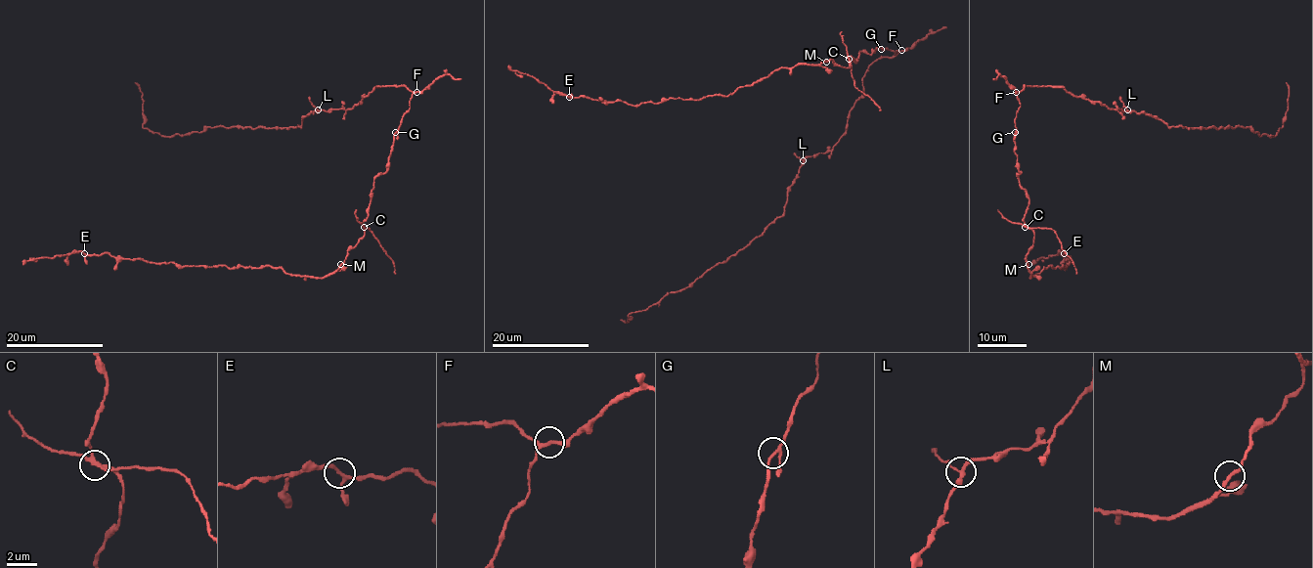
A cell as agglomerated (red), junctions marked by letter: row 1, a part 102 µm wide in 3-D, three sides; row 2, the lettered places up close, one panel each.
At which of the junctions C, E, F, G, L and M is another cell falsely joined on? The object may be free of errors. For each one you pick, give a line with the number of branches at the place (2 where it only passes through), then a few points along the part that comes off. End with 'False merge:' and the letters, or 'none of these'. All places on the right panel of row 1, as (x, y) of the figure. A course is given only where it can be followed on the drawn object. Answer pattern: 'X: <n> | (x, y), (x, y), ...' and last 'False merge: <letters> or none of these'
C: 3 | (1025, 227), (1052, 229), (1062, 243), (1062, 249), (1071, 259), (1075, 274)
False merge: C

